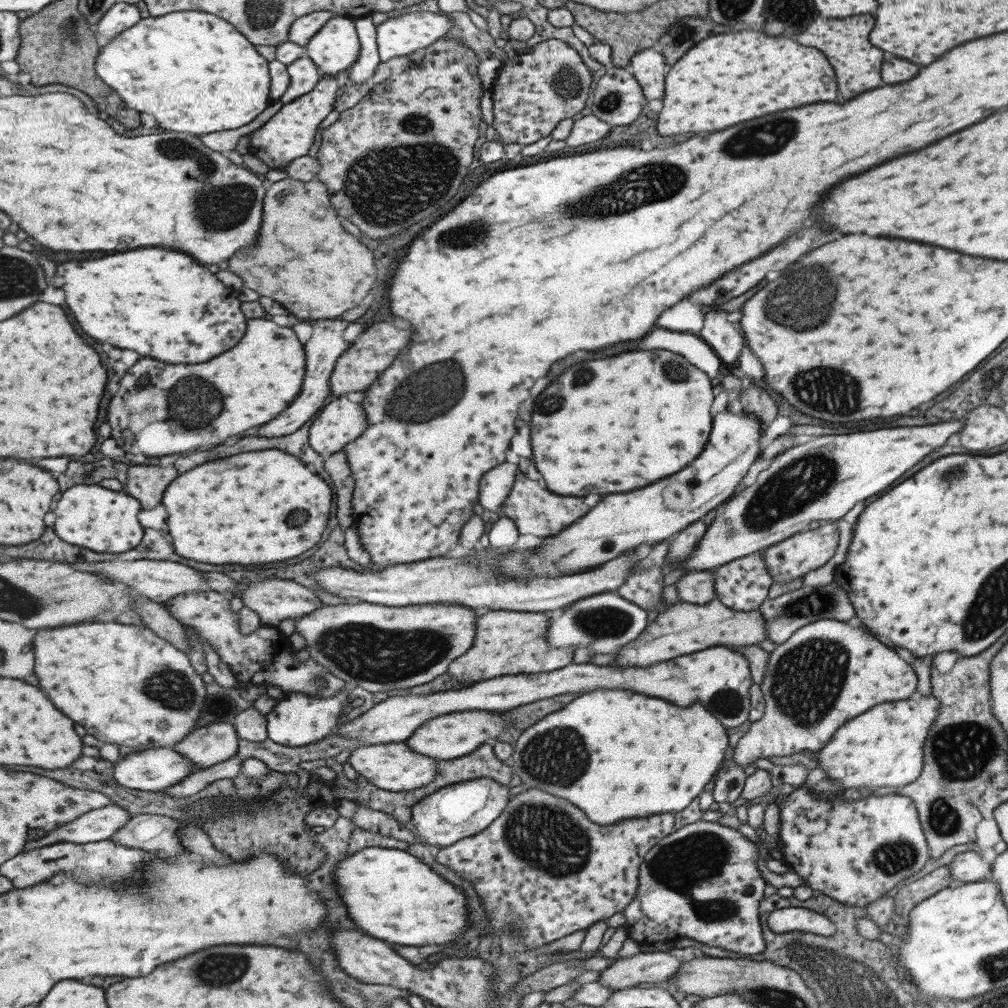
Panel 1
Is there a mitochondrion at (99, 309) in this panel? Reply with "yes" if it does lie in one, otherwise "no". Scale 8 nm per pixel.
no

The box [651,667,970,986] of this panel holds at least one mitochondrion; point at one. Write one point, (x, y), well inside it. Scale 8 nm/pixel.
(897, 857)

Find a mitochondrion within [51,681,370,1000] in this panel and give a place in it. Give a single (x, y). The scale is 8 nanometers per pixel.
(216, 970)

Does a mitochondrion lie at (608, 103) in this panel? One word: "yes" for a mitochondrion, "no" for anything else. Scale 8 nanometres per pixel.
yes

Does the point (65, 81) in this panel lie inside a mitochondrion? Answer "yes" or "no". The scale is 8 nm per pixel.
no

